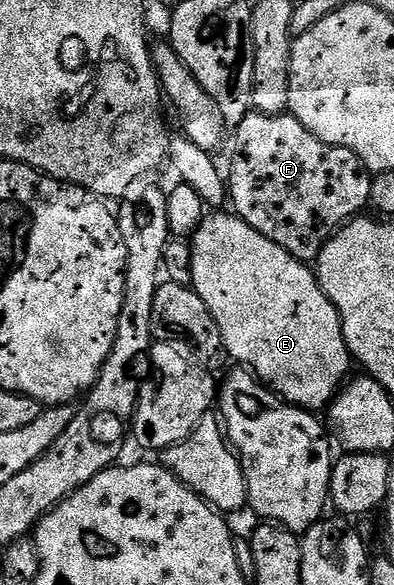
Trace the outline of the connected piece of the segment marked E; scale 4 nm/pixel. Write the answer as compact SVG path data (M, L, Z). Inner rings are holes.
M224 211L209 212L190 237L191 288L214 315L218 331L222 331L224 349L233 362L236 360L237 366L255 373L272 392L291 405L309 411L327 410L345 384L348 368L354 365L342 331L340 312L330 303L315 272L305 262L254 231L240 217L220 212Z

